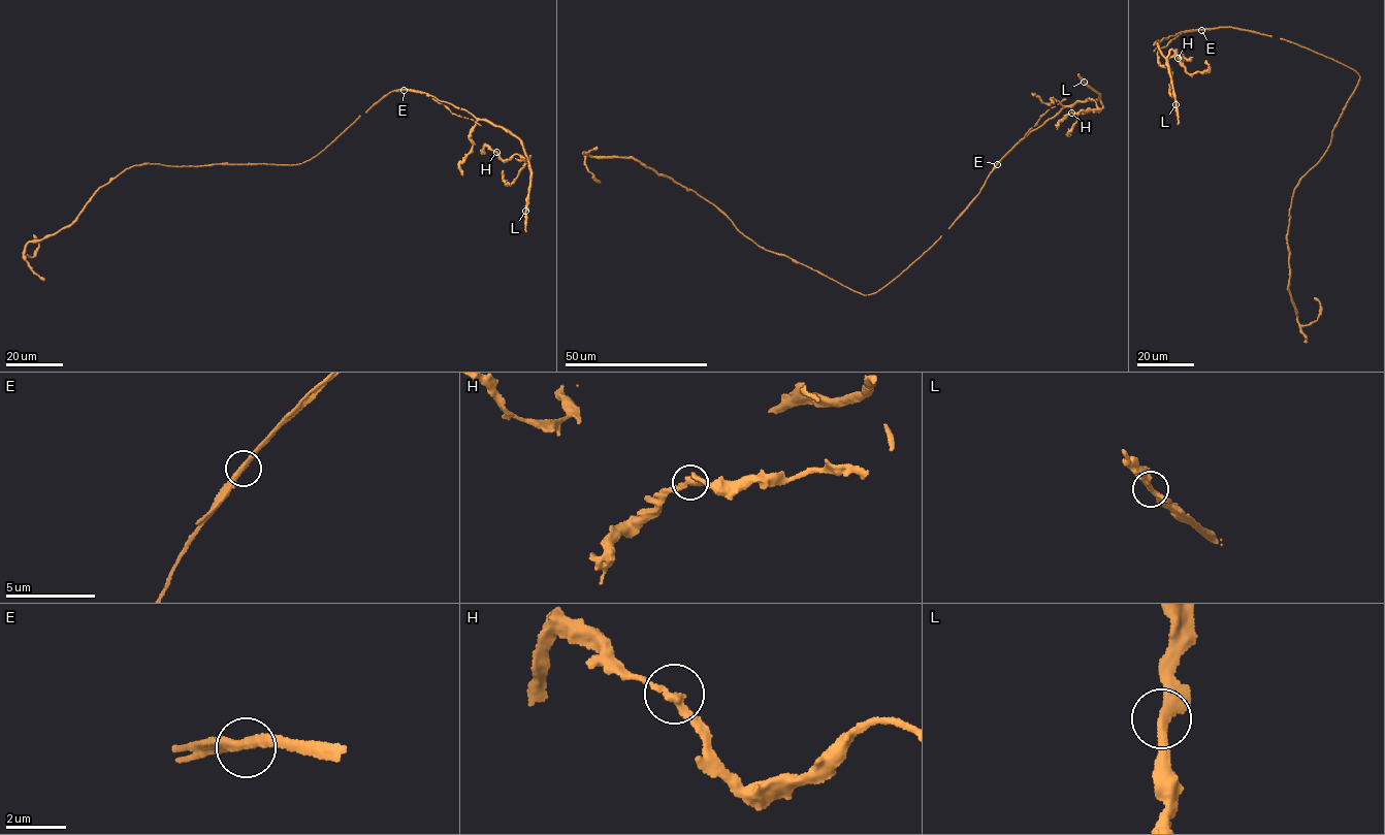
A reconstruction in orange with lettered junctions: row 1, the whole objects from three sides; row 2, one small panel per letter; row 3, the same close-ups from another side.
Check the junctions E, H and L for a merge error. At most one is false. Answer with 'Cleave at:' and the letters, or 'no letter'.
Cleave at: E

